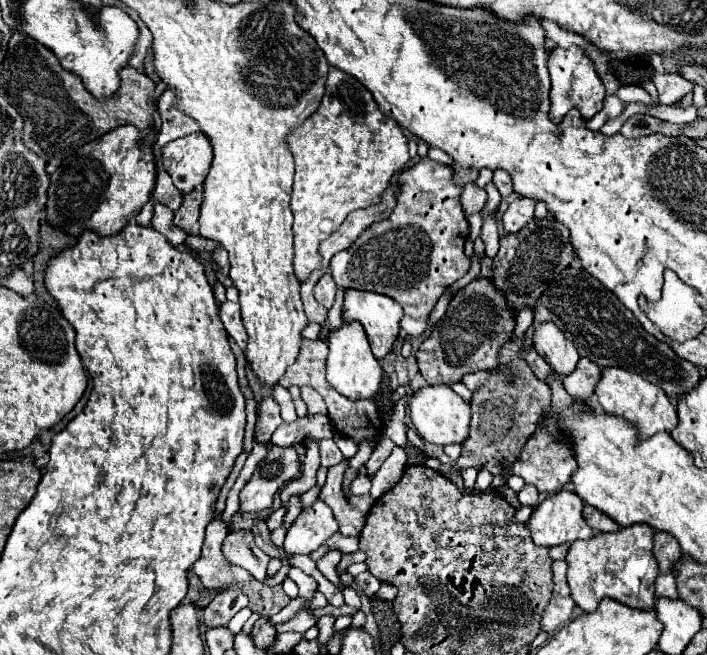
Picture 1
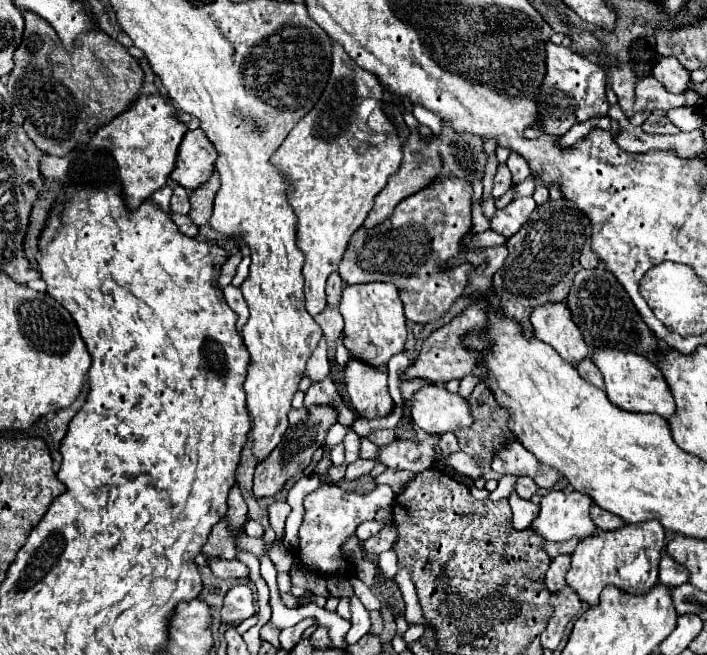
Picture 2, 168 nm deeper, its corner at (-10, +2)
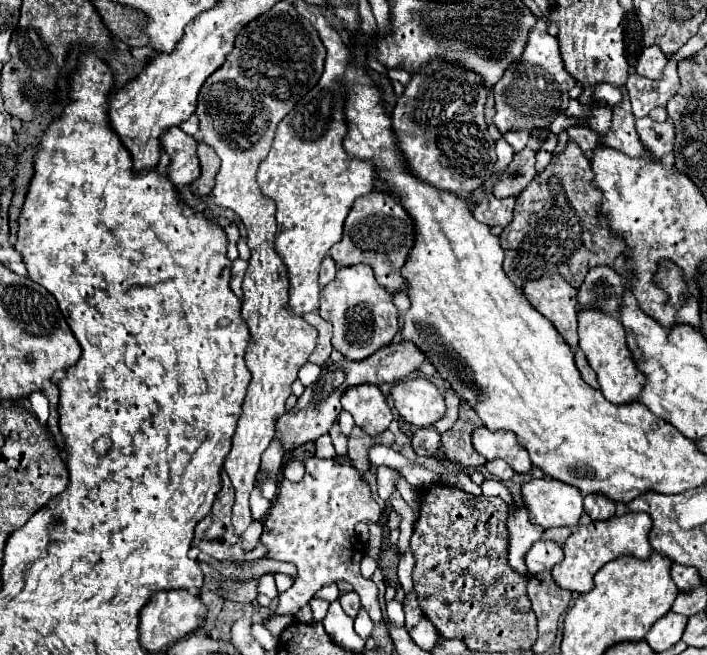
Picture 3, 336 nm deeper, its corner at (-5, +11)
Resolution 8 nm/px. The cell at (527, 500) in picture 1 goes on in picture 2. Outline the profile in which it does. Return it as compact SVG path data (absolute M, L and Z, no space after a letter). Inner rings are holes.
M518 476L518 480L516 480L516 494L518 494L520 498L526 498L526 500L530 500L530 498L534 496L536 488L538 488L538 486L536 486L534 482L530 482L530 478Z

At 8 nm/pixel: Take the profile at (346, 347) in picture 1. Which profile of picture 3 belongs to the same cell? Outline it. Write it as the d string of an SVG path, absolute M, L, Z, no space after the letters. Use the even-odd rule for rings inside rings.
M363 383L347 389L347 393L343 393L341 397L341 405L369 435L385 431L393 419L391 407L377 385Z

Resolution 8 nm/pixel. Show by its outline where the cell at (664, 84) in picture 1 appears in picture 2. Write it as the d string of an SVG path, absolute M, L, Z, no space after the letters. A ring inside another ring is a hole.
M660 58L652 70L652 76L668 92L674 92L674 94L678 94L680 90L686 90L690 82L690 74L684 70L684 66L680 66L680 62L676 62L676 58Z

